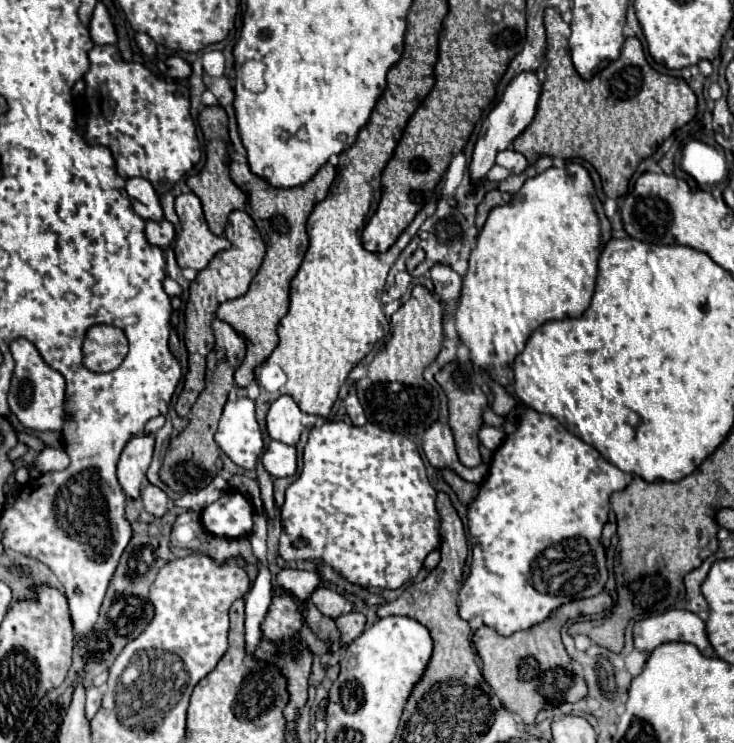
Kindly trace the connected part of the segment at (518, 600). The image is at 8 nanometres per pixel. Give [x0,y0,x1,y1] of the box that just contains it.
[460,408,632,636]

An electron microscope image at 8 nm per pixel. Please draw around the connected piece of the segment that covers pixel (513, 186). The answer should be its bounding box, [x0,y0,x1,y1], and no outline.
[498,174,526,194]

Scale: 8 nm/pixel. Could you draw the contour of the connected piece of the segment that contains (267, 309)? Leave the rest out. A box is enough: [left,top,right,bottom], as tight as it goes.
[216,164,336,388]

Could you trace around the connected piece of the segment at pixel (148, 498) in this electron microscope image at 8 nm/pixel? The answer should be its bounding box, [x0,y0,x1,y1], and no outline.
[142,484,172,518]

